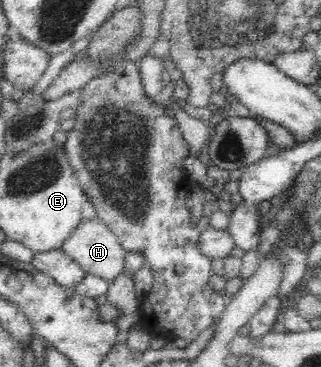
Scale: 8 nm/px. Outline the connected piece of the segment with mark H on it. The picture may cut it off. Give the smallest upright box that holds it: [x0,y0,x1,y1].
[61,217,124,282]

